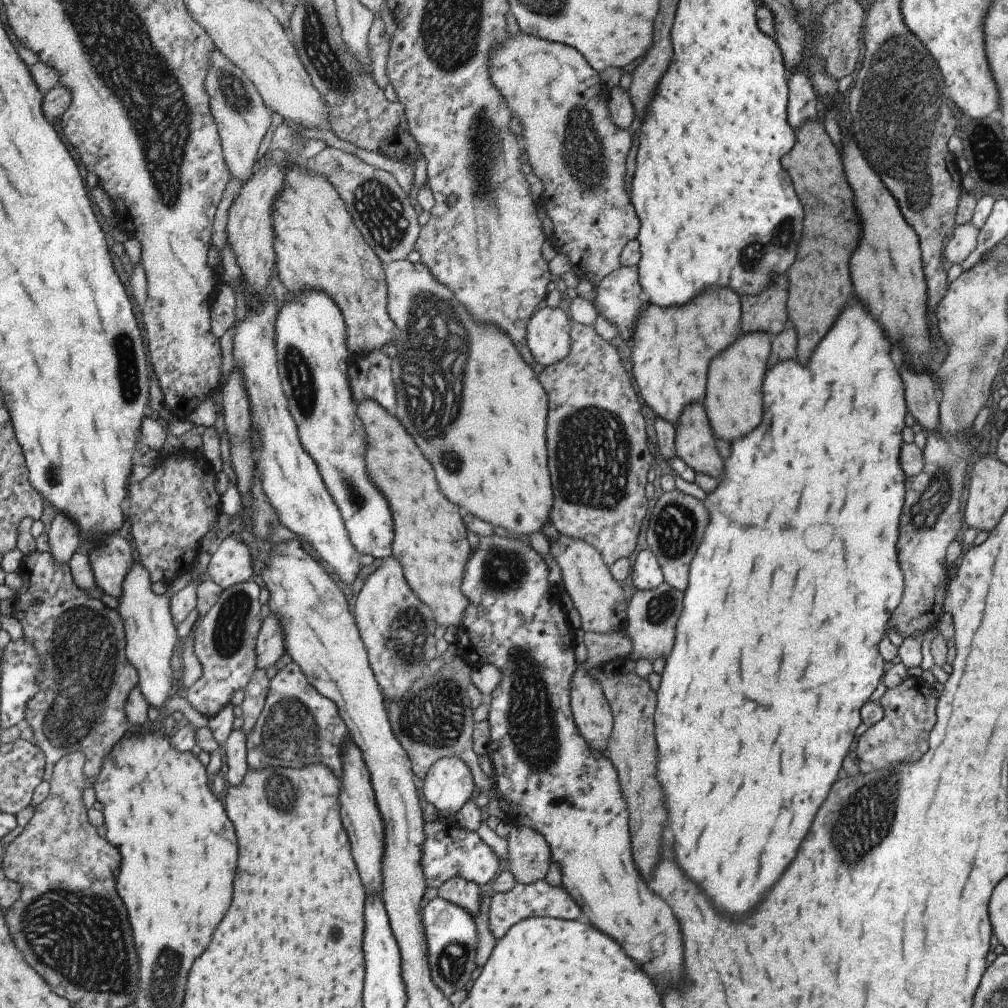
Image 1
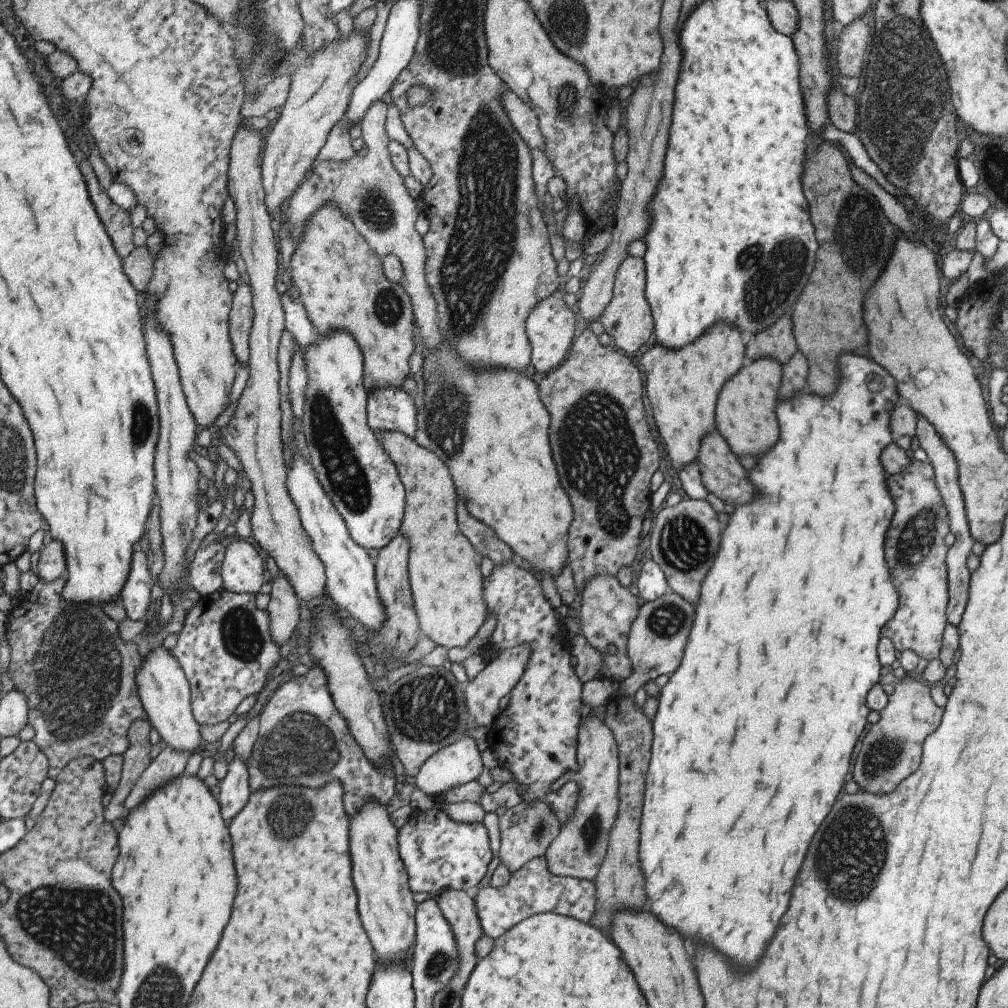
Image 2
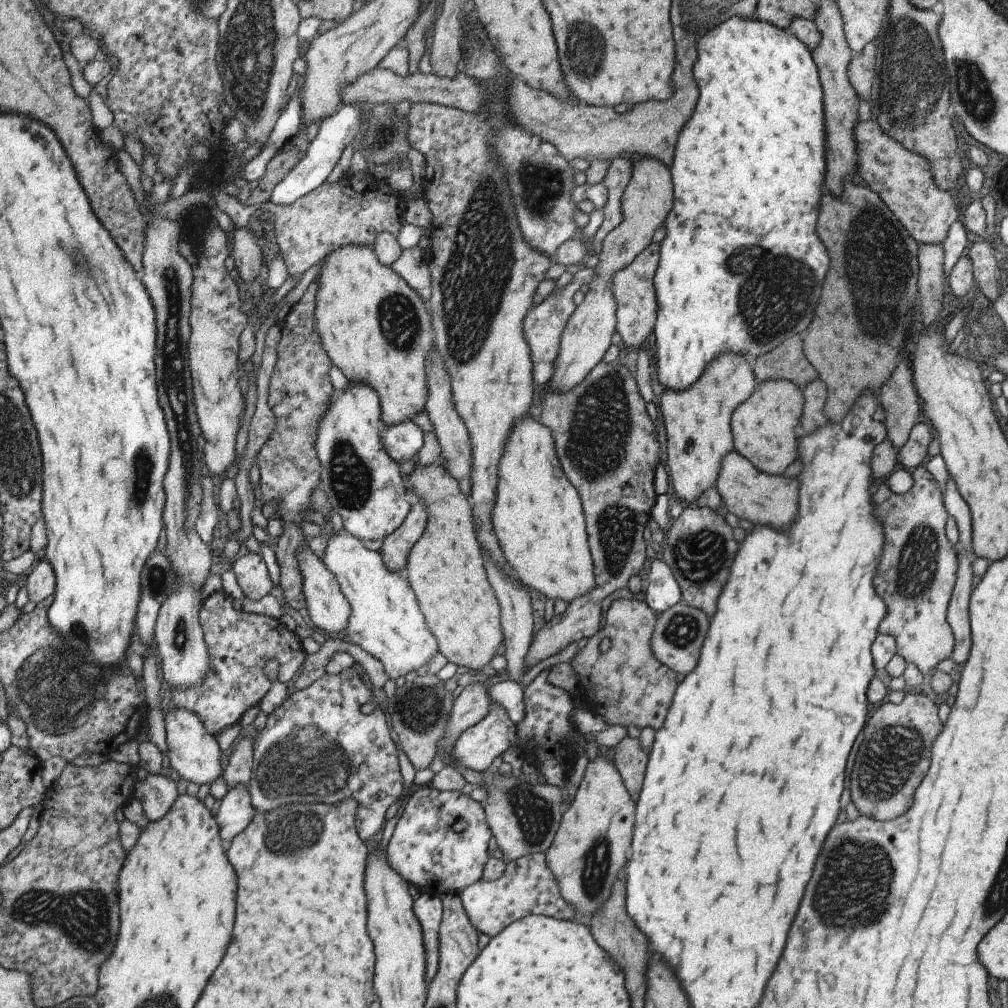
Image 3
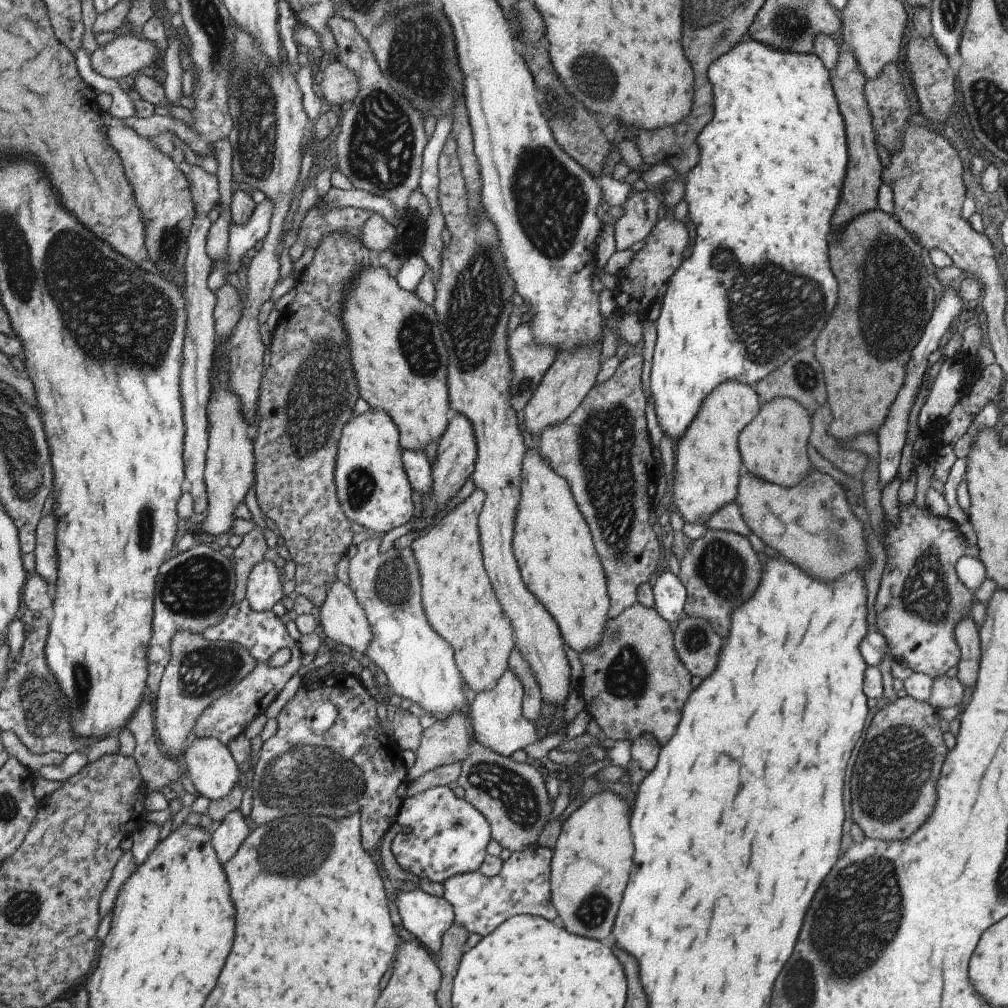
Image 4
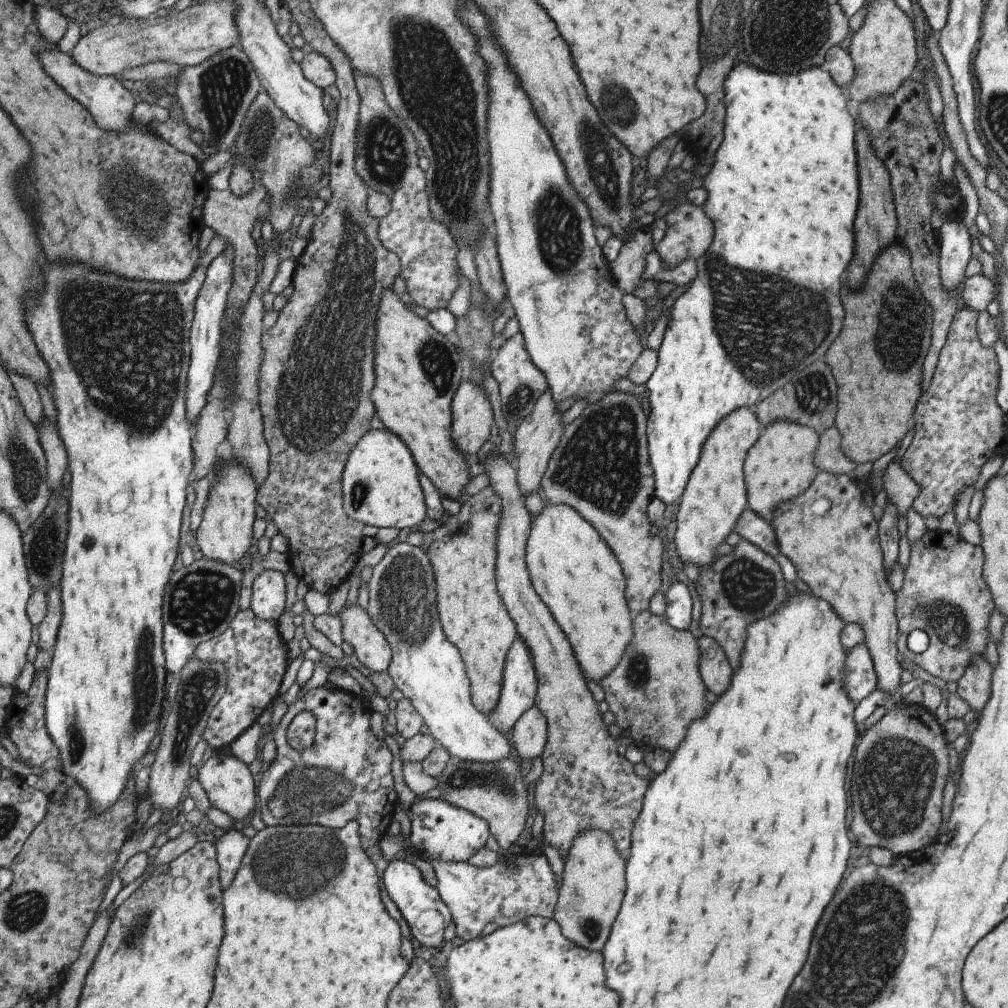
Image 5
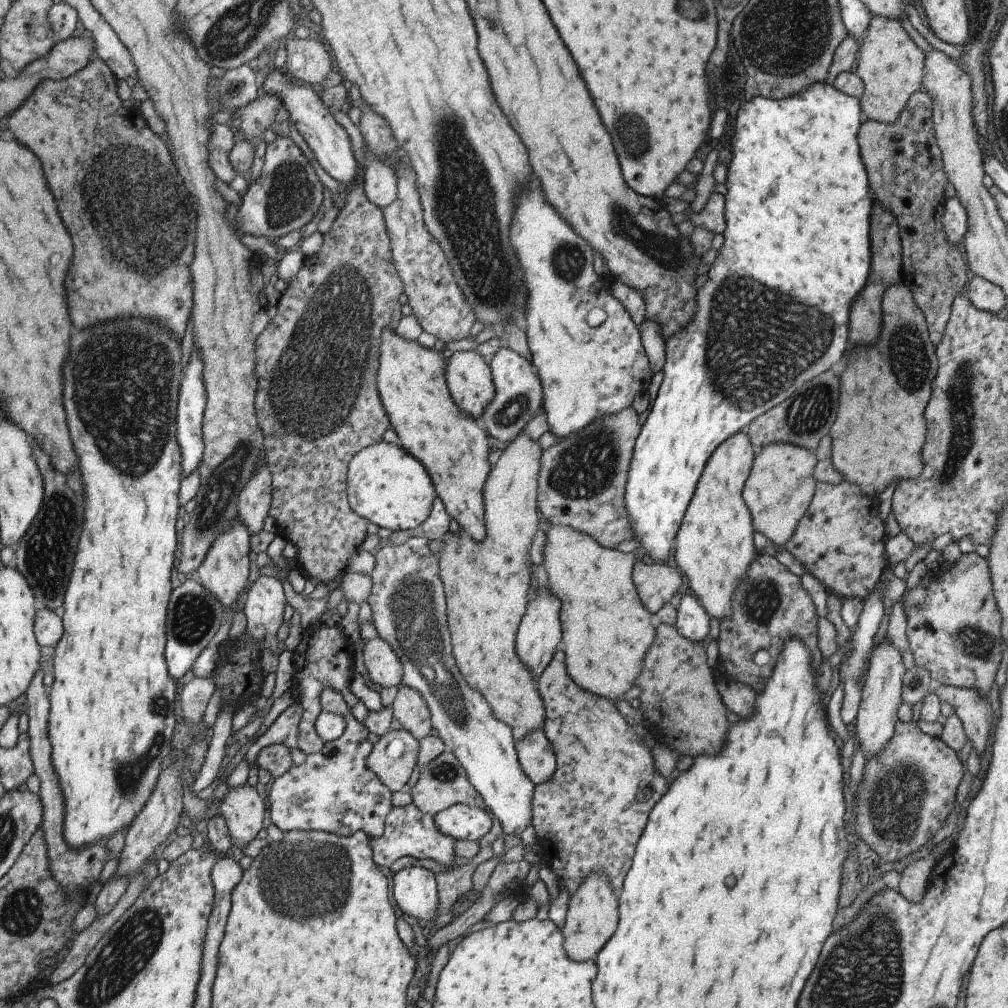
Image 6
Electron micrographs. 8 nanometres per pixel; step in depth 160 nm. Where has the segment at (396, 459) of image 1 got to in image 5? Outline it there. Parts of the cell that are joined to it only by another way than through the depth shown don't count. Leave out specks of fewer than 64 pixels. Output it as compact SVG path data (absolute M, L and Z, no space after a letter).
M487 486L480 489L477 494L465 497L461 501L458 514L451 515L436 530L428 533L417 530L405 538L405 542L411 546L422 548L429 559L435 576L434 599L437 602L435 606L437 606L439 624L443 628L445 638L457 647L460 654L469 681L471 702L485 716L497 703L505 654L515 638L515 626L503 608L493 582L496 522L499 513L499 497L491 487Z

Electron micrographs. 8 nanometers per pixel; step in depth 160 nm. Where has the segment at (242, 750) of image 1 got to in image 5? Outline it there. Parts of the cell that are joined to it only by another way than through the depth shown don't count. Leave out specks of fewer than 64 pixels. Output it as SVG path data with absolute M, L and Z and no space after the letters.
M237 825L226 830L214 840L217 851L218 874L221 887L230 885L235 871L241 864L241 859L247 848L249 839L245 837Z

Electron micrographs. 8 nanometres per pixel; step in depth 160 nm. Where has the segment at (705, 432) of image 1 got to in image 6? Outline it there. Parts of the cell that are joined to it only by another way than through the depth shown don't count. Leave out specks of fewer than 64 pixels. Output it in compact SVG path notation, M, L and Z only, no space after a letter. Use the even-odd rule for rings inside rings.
M845 480L835 484L817 481L807 510L782 546L800 562L804 572L822 584L828 594L834 594L841 600L856 598L863 601L875 586L887 562L884 553L884 522L879 519L877 509L877 496L860 493L856 484ZM882 639L873 648L868 658L864 683L862 684L861 702L858 704L855 720L855 738L867 753L866 760L874 757L891 738L897 720L897 708L902 702L901 689L903 675L905 674L900 652L897 651L888 639Z

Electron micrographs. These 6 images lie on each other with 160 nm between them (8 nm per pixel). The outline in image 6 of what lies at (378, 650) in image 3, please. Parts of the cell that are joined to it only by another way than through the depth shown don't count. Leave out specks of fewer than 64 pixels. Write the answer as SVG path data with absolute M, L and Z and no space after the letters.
M412 537L403 544L380 545L374 555L375 567L370 575L370 620L375 626L377 637L389 644L401 663L400 684L416 690L421 695L428 710L431 728L436 730L436 736L441 739L445 750L451 751L463 767L468 781L481 797L488 814L499 820L505 835L518 835L531 820L530 804L534 784L520 769L510 726L492 717L483 695L475 687L463 682L459 670L453 664L450 636L445 628L444 588L438 575L438 560L436 555L429 551L428 544L424 537Z

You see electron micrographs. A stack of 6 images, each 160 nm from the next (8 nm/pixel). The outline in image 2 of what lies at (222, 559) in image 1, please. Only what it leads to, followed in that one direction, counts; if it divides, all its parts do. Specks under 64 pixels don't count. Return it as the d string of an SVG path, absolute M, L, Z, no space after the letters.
M238 538L225 545L221 562L221 587L233 593L255 596L265 580L263 564L254 544Z

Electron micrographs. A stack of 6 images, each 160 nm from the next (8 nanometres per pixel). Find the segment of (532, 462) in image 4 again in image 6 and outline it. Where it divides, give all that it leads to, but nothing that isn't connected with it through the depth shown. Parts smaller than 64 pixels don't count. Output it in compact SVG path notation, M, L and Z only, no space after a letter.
M543 525L544 527L544 535L545 535L545 543L543 544L542 549L542 564L540 566L542 574L545 574L545 584L543 586L546 587L546 592L549 593L553 598L557 598L559 602L561 602L561 610L559 610L559 622L561 622L561 650L565 650L563 654L565 654L565 664L567 664L567 674L571 676L571 680L575 680L577 684L583 684L581 688L585 688L585 690L589 690L589 692L593 692L593 694L597 694L597 696L603 696L605 698L608 698L609 700L612 700L614 698L621 699L622 694L625 692L625 690L629 690L631 688L631 680L633 680L634 684L634 678L636 677L636 674L639 672L640 669L640 662L642 661L643 655L645 654L645 651L647 650L647 647L650 646L651 641L654 637L654 622L655 622L655 616L652 616L648 610L645 610L645 607L640 603L639 597L637 596L633 581L632 581L632 565L633 565L633 553L623 553L620 552L617 549L608 549L607 547L601 546L592 536L589 536L588 534L582 533L581 531L575 530L572 526L569 525Z

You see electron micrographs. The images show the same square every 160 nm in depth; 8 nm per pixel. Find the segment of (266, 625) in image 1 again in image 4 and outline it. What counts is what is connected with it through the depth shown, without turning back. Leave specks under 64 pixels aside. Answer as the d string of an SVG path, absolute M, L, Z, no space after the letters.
M334 233L322 238L314 250L312 261L295 280L295 298L280 312L272 330L269 364L260 380L259 423L256 440L252 444L256 502L260 511L275 524L277 535L283 538L284 555L293 560L293 590L296 594L303 594L315 608L321 606L328 582L336 578L334 564L343 556L343 549L351 544L352 532L336 499L333 471L341 427L353 416L352 408L359 396L347 362L347 346L338 316L351 274L370 265L367 253L360 246L360 236Z

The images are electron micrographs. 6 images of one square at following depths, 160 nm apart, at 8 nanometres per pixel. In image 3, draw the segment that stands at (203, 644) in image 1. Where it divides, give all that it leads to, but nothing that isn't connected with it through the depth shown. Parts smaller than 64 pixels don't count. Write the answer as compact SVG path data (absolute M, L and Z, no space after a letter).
M219 589L200 602L198 623L201 627L202 639L208 654L206 676L203 675L198 683L180 689L170 690L169 684L165 686L170 694L171 703L174 704L173 708L183 707L193 711L211 734L217 734L226 726L237 723L237 720L241 718L241 714L250 706L257 705L259 699L269 690L270 680L263 673L263 663L267 658L276 658L278 660L277 679L289 684L288 680L293 678L295 672L300 669L307 655L301 649L298 637L286 629L277 619L261 614L247 613L243 609L235 610L231 605L231 601L231 596Z

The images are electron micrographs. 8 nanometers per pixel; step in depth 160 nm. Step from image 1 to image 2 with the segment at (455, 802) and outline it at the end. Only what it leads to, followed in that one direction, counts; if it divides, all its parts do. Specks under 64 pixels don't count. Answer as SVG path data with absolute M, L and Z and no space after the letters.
M473 736L459 738L457 742L443 747L425 760L415 776L416 787L423 794L427 794L427 796L437 796L441 792L447 792L453 786L460 786L467 782L475 781L481 775L483 768L479 753L479 748L477 748L475 740L473 740Z

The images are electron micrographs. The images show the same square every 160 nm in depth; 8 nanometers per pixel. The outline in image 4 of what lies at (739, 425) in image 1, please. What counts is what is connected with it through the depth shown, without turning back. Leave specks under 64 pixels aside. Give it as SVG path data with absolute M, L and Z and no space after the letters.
M773 397L760 403L757 414L740 431L737 437L740 464L749 474L755 474L773 484L795 484L805 472L811 470L807 460L809 414L803 405L787 397Z

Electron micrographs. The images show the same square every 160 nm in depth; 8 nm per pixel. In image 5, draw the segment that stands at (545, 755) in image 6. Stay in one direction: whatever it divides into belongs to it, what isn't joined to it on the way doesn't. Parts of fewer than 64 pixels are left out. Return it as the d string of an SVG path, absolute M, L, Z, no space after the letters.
M533 704L519 715L508 736L517 750L517 756L531 758L533 761L533 758L541 756L543 752L546 732L546 718Z

